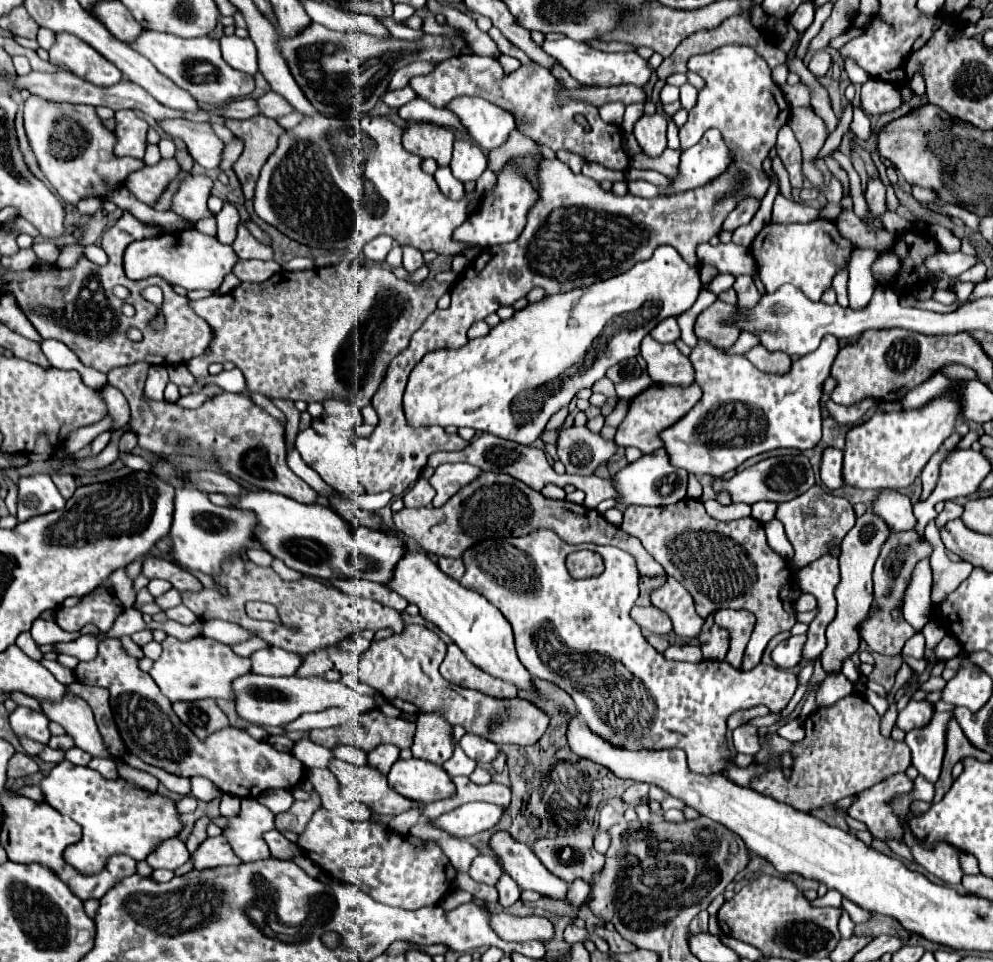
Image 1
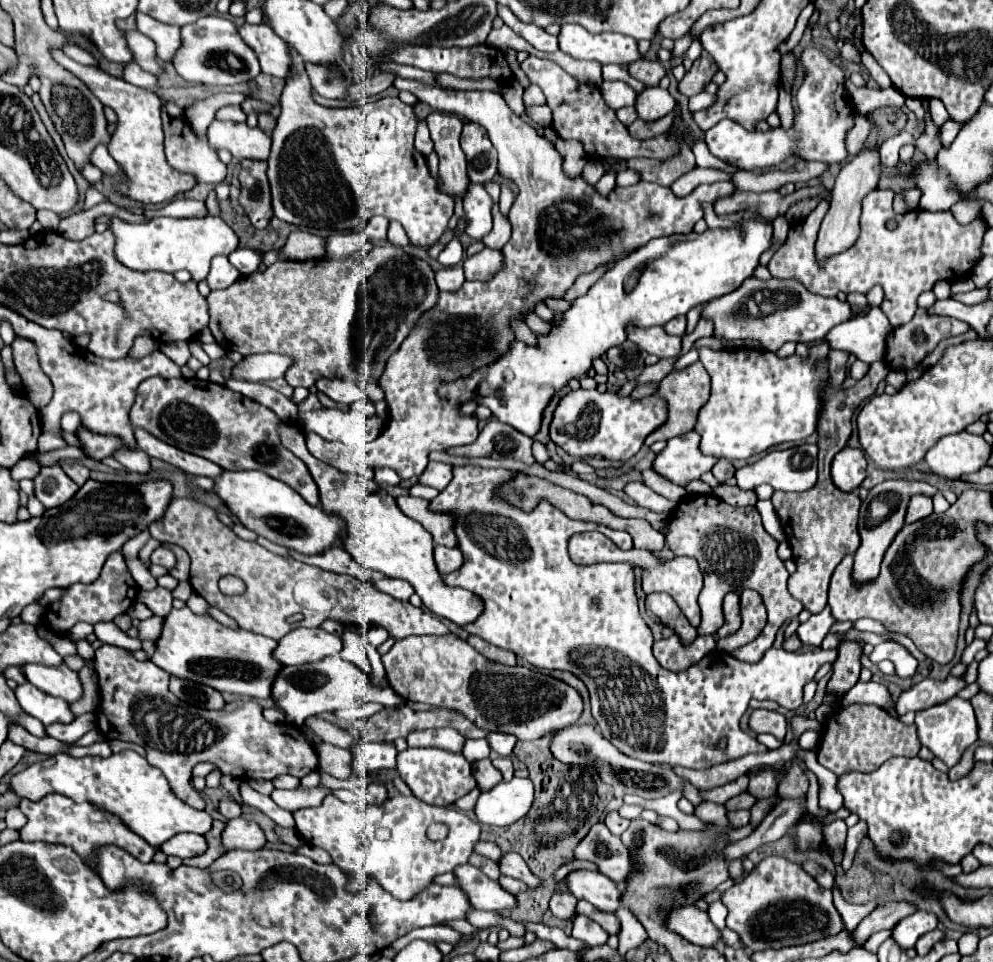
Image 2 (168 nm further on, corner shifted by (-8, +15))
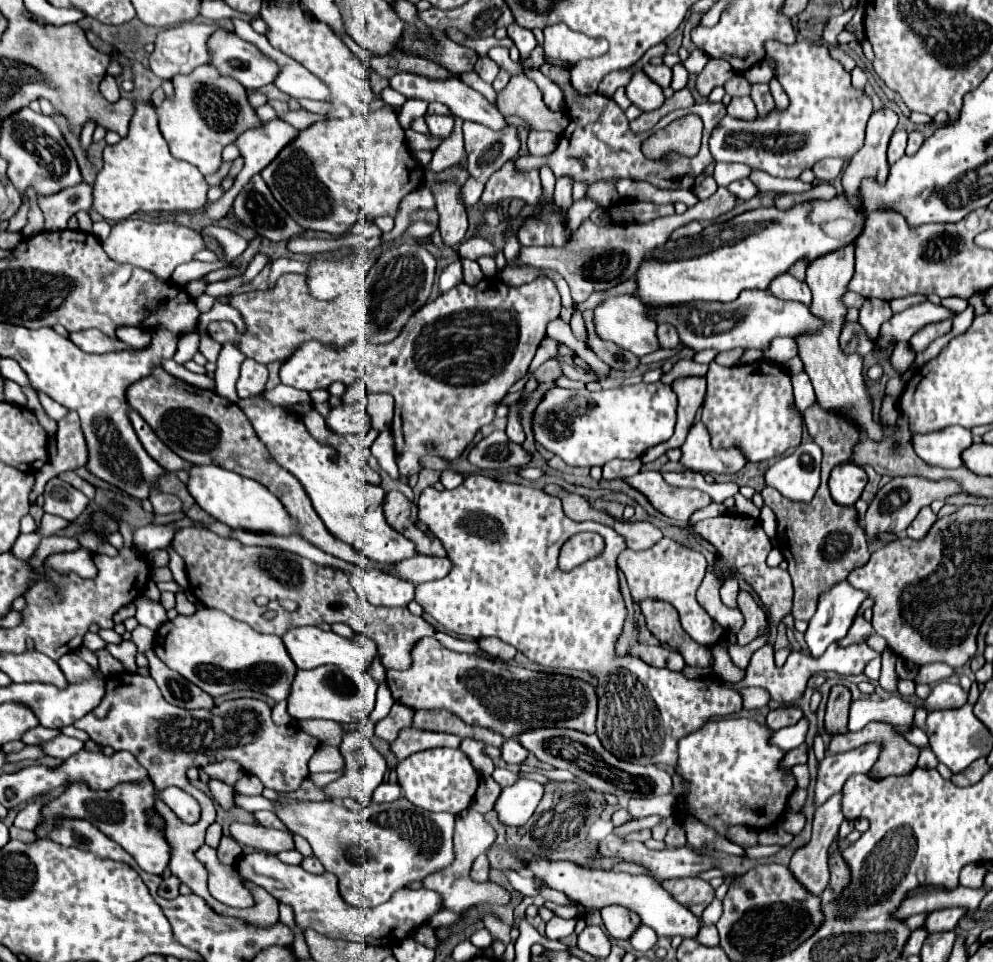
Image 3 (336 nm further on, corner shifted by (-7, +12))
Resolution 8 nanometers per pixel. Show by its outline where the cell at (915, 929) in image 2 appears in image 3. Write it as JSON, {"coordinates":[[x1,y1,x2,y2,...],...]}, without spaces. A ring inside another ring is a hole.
{"coordinates":[[948,907,948,909,940,909,940,911,932,911,926,919,926,929,936,933,936,931,952,931,958,921,966,915,968,909,964,907]]}

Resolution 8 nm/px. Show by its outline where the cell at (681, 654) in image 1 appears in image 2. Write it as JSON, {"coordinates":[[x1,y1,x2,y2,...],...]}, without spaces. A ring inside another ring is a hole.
{"coordinates":[[677,634,653,644,653,654,669,670,685,670,705,658,717,646,713,636,697,636,691,644,683,644]]}

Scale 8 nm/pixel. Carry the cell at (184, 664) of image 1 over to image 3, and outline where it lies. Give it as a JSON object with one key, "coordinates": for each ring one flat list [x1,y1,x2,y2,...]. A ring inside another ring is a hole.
{"coordinates":[[204,607,190,617,178,615,174,621,166,621,156,635,164,635,154,645,156,655,212,697,236,689,252,689,266,693,274,701,282,701,288,697,288,687,298,671,278,635,258,633,216,609]]}

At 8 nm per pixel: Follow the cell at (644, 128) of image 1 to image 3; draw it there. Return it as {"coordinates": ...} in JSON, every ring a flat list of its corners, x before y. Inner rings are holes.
{"coordinates":[[636,71,632,75,632,79,626,87,626,95,642,111,654,111,664,103,662,89,656,83,652,83,652,79,648,79,644,75,644,71]]}

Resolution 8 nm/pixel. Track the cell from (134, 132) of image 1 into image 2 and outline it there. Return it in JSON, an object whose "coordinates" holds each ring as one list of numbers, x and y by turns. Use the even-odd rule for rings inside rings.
{"coordinates":[[53,50,53,60,73,72,79,80,83,80,89,90,105,104,111,106,117,114,117,128,113,132,113,138,109,142,109,154,117,160,117,164,123,166,127,178,125,184,119,184,119,192,145,204,155,202,171,202,177,194,189,192,195,186,195,178,183,172,173,170,163,154,163,130,161,130,161,100,155,92,133,86,117,76,107,74,105,70,97,66,83,66,69,56,65,56,61,50]]}

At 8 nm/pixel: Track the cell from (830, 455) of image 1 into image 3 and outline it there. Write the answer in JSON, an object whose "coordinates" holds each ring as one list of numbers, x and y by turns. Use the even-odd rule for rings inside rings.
{"coordinates":[[850,461,834,467,832,475,830,475,830,491,832,491,834,501,838,505,852,507,860,499,866,481,868,481,868,477,866,477,864,469]]}

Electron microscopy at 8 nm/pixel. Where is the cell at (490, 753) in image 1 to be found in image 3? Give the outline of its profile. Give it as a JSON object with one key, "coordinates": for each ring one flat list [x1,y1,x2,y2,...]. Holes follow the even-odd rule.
{"coordinates":[[508,739,508,741,502,745,502,759,504,759,508,765,520,765,520,763,524,763,526,757,528,757,528,751,526,751,516,739]]}

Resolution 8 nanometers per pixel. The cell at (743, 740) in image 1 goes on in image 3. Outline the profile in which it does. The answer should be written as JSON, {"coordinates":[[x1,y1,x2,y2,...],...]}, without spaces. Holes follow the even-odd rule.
{"coordinates":[[784,705,784,707,778,707,778,709,772,709,766,717,766,725,772,729,772,731,778,731,778,729,784,729,784,727,790,727,790,725,796,725,800,719,802,719,802,709,796,707,796,705]]}

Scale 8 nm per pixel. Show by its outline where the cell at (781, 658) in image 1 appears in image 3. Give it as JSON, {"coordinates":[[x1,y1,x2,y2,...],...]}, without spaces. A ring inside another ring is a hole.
{"coordinates":[[848,579,836,583,832,589,820,595,818,609,806,631,806,643,812,657,824,655,830,643,844,639,866,597,868,595,852,587]]}

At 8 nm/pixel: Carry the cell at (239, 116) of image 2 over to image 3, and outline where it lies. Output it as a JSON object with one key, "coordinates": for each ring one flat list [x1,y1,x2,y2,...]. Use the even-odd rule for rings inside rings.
{"coordinates":[[212,65,196,67,188,75,174,75,172,85,172,99,164,99,162,105,156,107,160,133,176,159,192,163,204,175,218,171,222,163,222,149,228,143,234,143,234,139,250,127,264,125,258,119,256,109,248,103,246,89,236,83,236,79,220,75]]}

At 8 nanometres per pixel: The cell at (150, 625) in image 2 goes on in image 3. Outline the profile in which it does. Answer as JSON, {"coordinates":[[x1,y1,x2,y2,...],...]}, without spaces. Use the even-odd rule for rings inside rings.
{"coordinates":[[122,641,118,645,108,645,106,647,114,659,118,659,124,665,126,673,138,673,136,667,136,645,132,641]]}

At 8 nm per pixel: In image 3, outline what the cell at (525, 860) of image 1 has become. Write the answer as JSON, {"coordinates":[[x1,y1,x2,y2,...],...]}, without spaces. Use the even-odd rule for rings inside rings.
{"coordinates":[[620,905,604,907,602,909,602,919,604,919,604,925,606,925,608,933,614,939,626,939,626,941,634,935,634,931,640,925,640,917,632,911,628,911,626,907,620,907]]}

